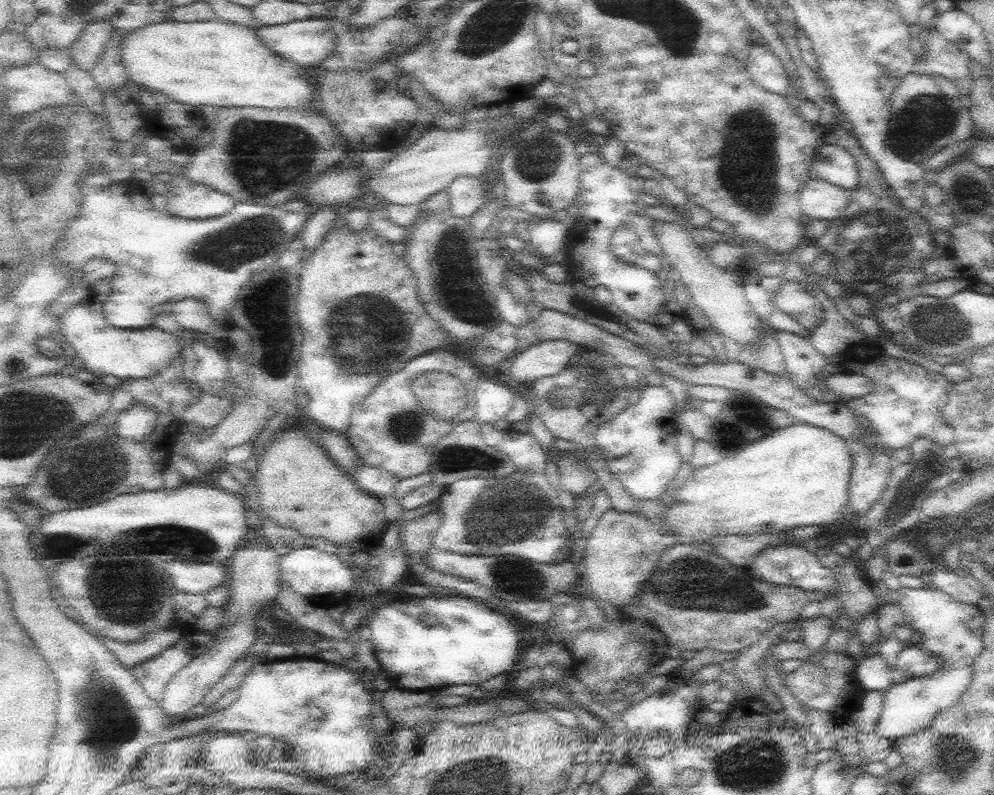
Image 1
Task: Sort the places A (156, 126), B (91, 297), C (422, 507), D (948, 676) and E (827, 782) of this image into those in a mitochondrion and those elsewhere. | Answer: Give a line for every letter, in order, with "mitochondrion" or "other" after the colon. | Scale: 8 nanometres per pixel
A: other
B: other
C: other
D: other
E: other

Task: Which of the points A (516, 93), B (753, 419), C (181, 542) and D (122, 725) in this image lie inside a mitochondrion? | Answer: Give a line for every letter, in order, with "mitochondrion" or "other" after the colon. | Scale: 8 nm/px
A: other
B: other
C: mitochondrion
D: mitochondrion

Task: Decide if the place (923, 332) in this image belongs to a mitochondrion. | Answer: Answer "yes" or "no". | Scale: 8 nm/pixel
yes

